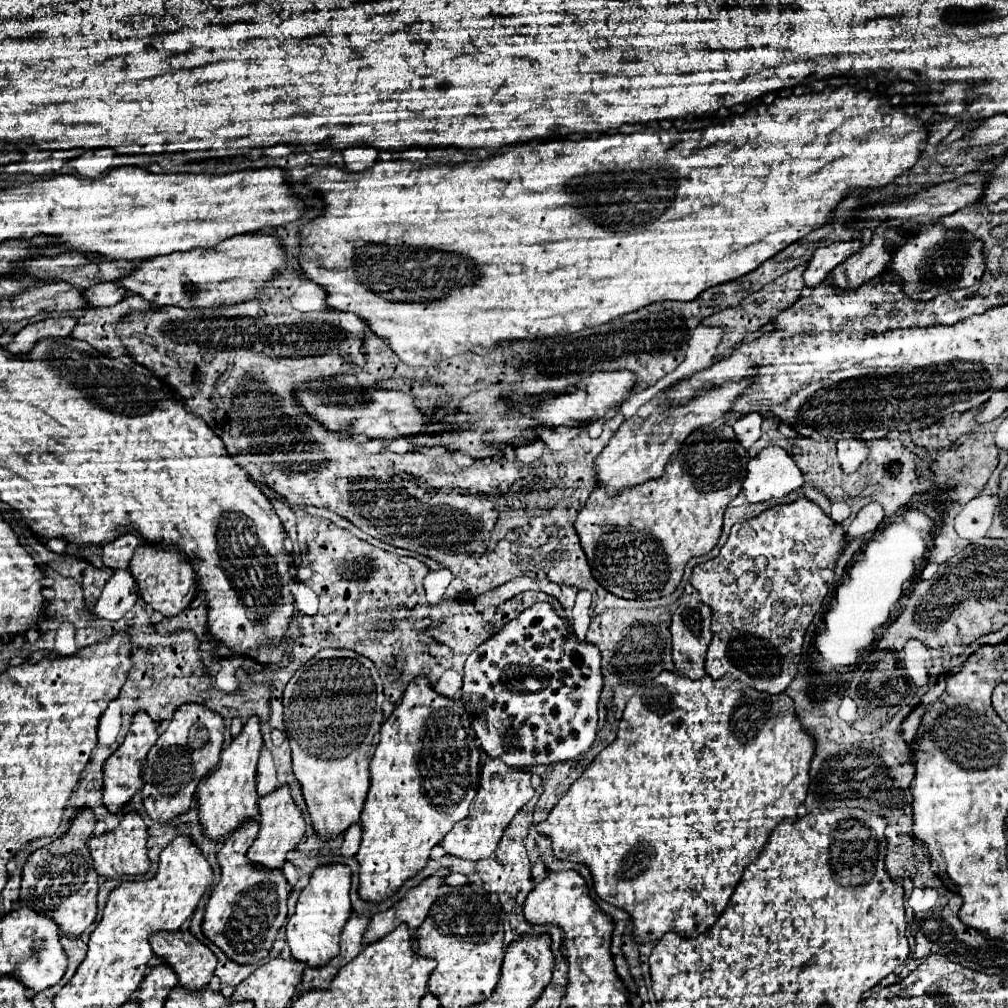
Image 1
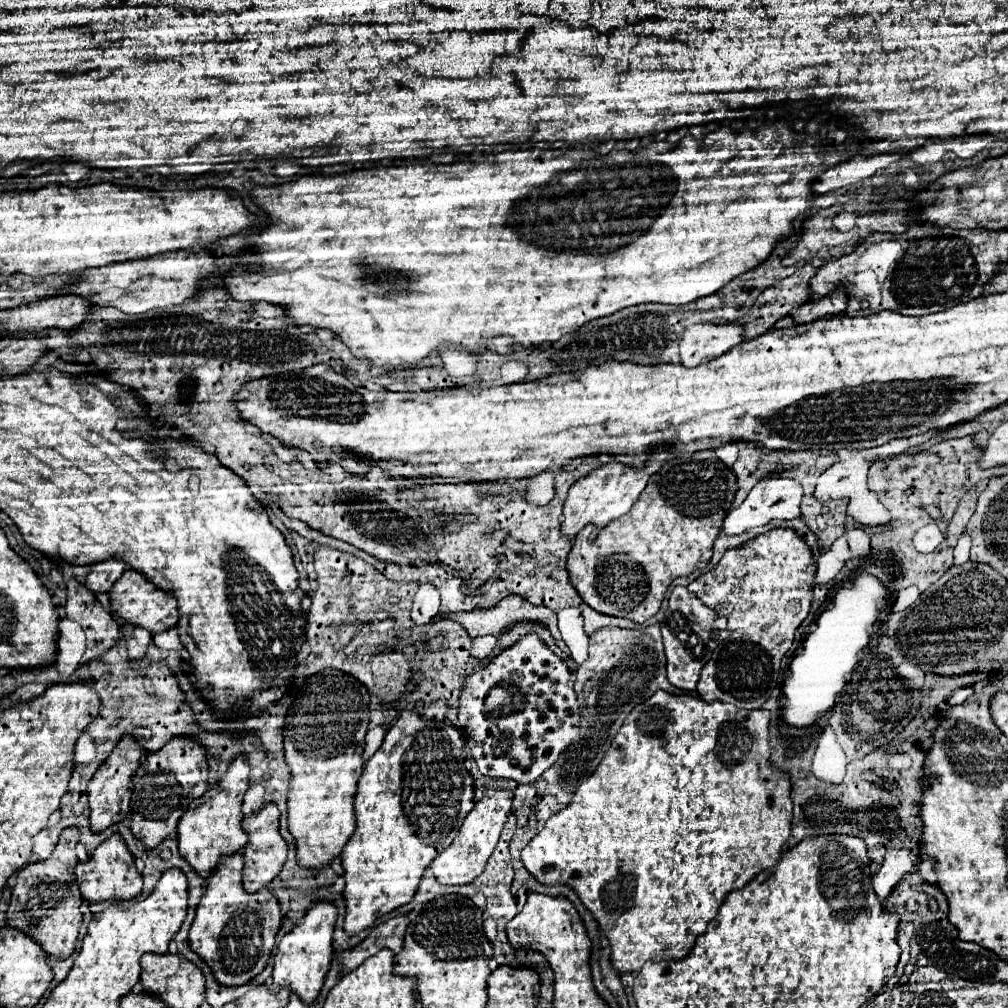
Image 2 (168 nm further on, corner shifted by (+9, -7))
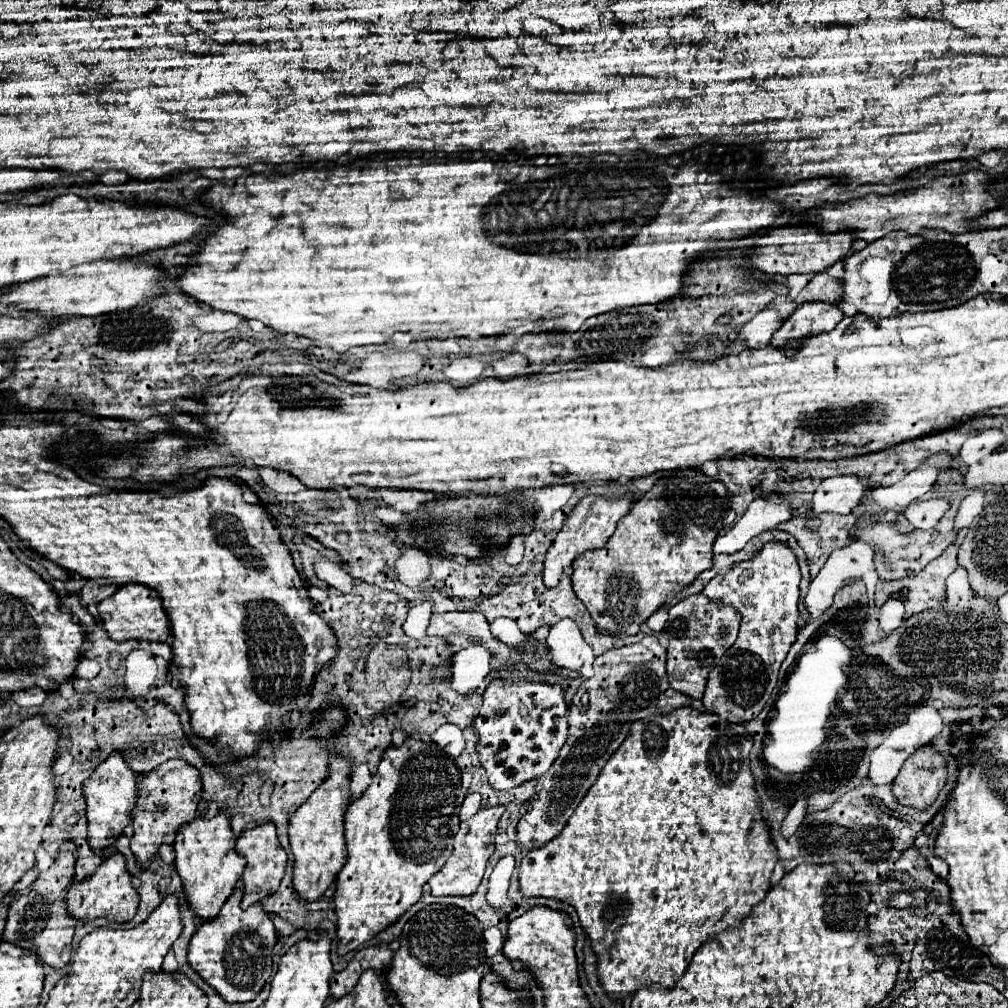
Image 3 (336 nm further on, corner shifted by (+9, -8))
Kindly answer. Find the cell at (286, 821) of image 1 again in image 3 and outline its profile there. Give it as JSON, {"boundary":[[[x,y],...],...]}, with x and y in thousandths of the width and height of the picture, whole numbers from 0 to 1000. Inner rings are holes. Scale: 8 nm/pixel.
{"boundary":[[[262,816],[262,818],[256,818],[252,822],[242,824],[234,832],[234,844],[244,852],[244,862],[242,862],[242,868],[240,868],[242,890],[240,890],[238,898],[240,898],[240,902],[246,902],[248,898],[252,898],[252,896],[260,894],[262,890],[276,884],[276,878],[282,870],[286,850],[284,850],[284,844],[280,842],[280,838],[276,836],[272,816]]]}

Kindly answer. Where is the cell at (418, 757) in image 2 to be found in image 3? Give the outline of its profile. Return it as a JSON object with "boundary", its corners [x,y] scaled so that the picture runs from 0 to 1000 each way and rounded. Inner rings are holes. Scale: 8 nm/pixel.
{"boundary":[[[403,733],[399,741],[383,743],[365,785],[347,797],[343,805],[341,830],[345,838],[345,854],[335,866],[331,886],[335,947],[343,947],[361,934],[371,932],[385,918],[393,916],[401,904],[417,894],[421,878],[433,864],[438,862],[440,854],[448,846],[448,832],[456,818],[454,805],[460,791],[462,787],[458,783],[456,763],[433,737]]]}

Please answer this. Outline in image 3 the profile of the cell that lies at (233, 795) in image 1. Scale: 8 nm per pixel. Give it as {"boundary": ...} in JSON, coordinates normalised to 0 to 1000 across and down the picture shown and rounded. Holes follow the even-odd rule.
{"boundary":[[[216,807],[212,813],[192,813],[187,818],[181,818],[175,826],[173,844],[175,844],[175,864],[181,872],[183,890],[187,900],[200,914],[216,910],[220,898],[230,888],[236,872],[242,866],[242,850],[232,842],[234,830],[228,822],[228,813],[222,807]]]}

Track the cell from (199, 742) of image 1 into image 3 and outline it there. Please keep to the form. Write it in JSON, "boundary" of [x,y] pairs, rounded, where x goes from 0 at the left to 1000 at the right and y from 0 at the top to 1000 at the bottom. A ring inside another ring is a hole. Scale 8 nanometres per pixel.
{"boundary":[[[165,755],[151,767],[143,769],[137,779],[137,797],[131,809],[131,820],[133,820],[133,830],[129,836],[131,846],[135,848],[137,860],[147,862],[151,852],[157,848],[157,842],[161,836],[171,838],[173,828],[177,822],[196,809],[196,795],[200,789],[200,777],[196,763],[187,759],[185,755]]]}

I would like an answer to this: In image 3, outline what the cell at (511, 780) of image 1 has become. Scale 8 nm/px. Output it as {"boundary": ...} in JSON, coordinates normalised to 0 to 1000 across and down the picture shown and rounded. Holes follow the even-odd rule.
{"boundary":[[[484,801],[484,803],[476,803],[468,813],[456,816],[454,826],[450,828],[450,842],[448,848],[442,852],[440,860],[425,874],[427,878],[427,886],[437,890],[437,888],[468,888],[472,886],[484,850],[490,846],[490,830],[494,824],[494,813],[498,811],[500,801]]]}

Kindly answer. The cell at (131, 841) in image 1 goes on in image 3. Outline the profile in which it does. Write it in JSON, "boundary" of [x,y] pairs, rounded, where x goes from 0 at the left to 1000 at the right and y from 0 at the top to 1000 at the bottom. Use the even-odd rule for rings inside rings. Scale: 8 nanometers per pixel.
{"boundary":[[[113,846],[95,862],[93,868],[85,870],[79,876],[69,878],[69,882],[65,886],[65,900],[67,900],[69,910],[73,910],[73,912],[91,914],[97,910],[107,910],[111,914],[125,916],[135,908],[137,892],[139,890],[137,890],[135,882],[131,880],[131,870],[123,858],[123,850],[119,846]]]}

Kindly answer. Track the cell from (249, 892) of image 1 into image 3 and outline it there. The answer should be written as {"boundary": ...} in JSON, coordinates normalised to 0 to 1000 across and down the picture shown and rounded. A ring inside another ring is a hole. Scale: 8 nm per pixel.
{"boundary":[[[232,882],[218,908],[210,914],[202,914],[194,924],[187,943],[188,959],[198,965],[198,969],[212,979],[224,995],[250,993],[262,981],[270,967],[270,941],[276,934],[272,916],[268,908],[260,904],[260,898],[254,896],[246,902],[238,902],[238,892],[240,882]]]}

